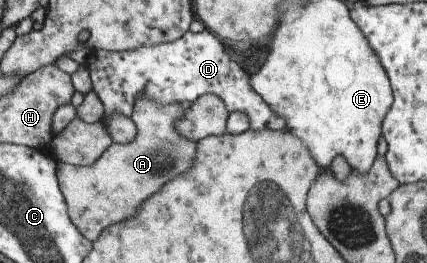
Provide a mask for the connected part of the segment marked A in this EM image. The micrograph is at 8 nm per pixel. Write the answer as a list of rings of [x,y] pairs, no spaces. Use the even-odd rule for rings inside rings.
[[[138,95],[131,116],[136,127],[136,139],[131,143],[116,144],[88,167],[57,163],[57,181],[66,201],[72,223],[83,237],[94,242],[102,231],[126,219],[132,219],[164,185],[178,175],[184,175],[196,157],[198,143],[182,137],[176,123],[184,119],[190,103],[156,103],[146,95]]]

